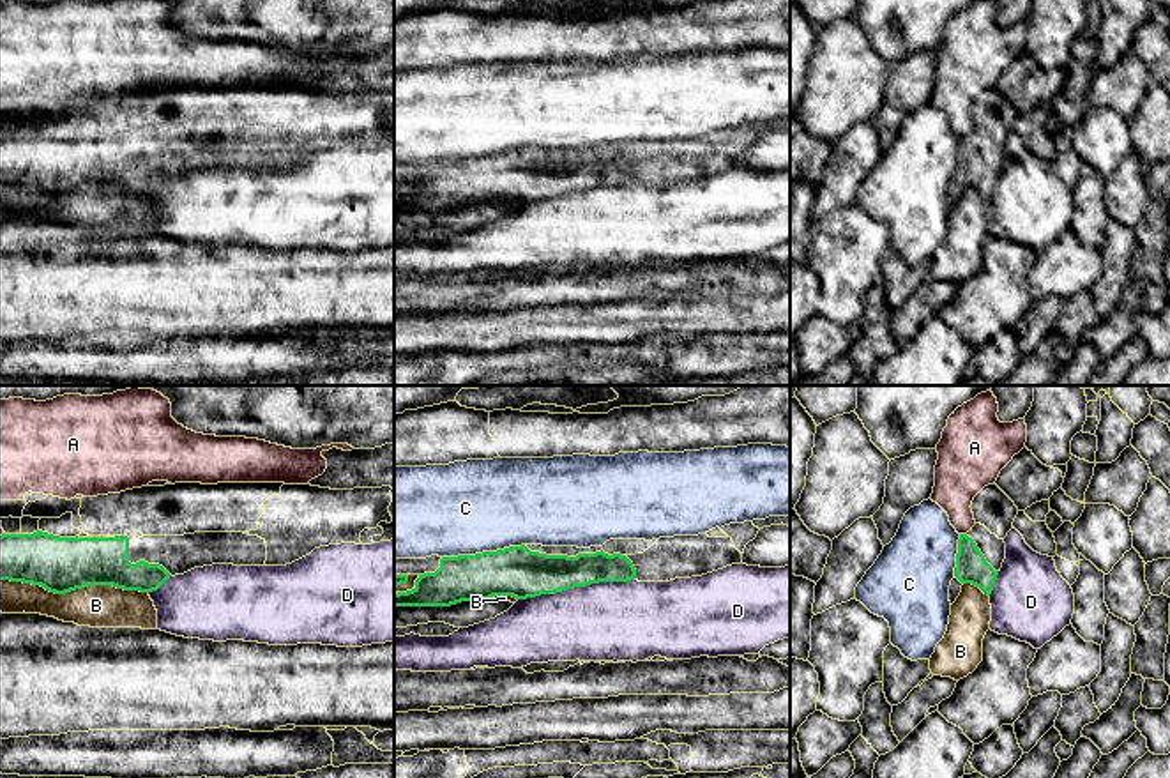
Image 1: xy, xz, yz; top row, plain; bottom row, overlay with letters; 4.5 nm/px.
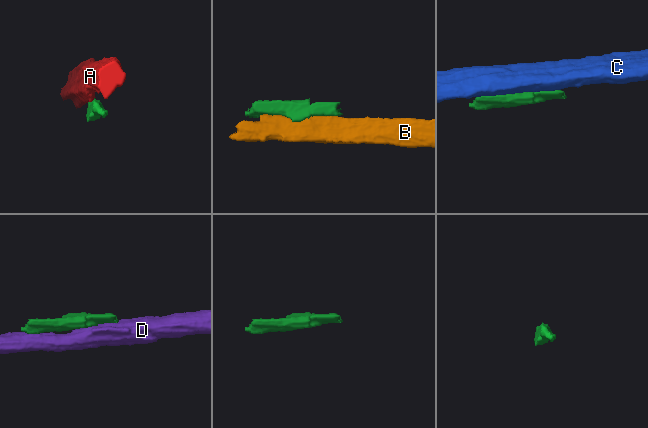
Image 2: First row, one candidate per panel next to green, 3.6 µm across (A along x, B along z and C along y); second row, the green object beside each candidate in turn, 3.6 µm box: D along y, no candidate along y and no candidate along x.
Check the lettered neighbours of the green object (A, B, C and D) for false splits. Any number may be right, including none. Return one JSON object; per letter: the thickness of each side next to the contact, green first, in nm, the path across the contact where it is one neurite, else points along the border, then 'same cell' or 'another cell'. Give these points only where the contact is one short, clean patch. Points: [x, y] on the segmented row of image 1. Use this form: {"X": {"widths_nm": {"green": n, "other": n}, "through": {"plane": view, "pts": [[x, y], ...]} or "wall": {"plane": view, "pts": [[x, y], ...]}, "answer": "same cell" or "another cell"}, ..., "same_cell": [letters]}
{"A": {"widths_nm": {"green": 140, "other": 220}, "answer": "another cell"}, "B": {"widths_nm": {"green": 260, "other": 190}, "answer": "another cell"}, "C": {"widths_nm": {"green": 220, "other": 420}, "answer": "another cell"}, "D": {"widths_nm": {"green": 220, "other": 360}, "wall": {"plane": "xz", "pts": [[633, 579], [600, 580], [518, 600]]}, "answer": "another cell"}, "same_cell": []}

